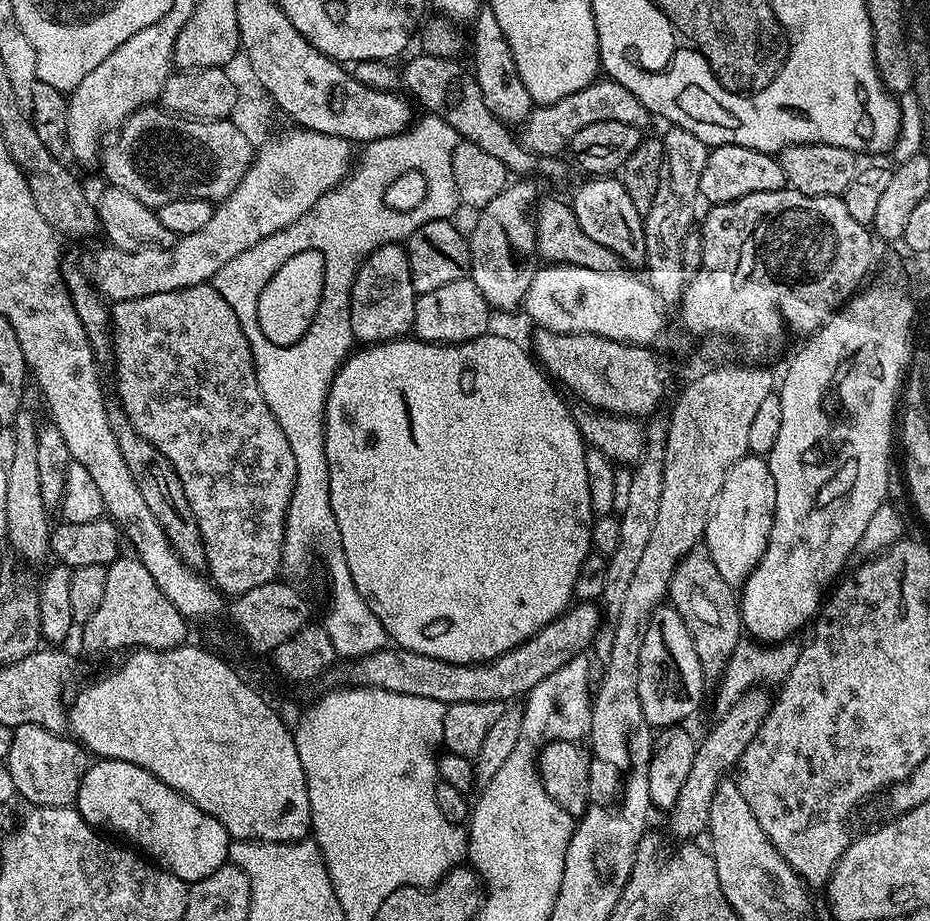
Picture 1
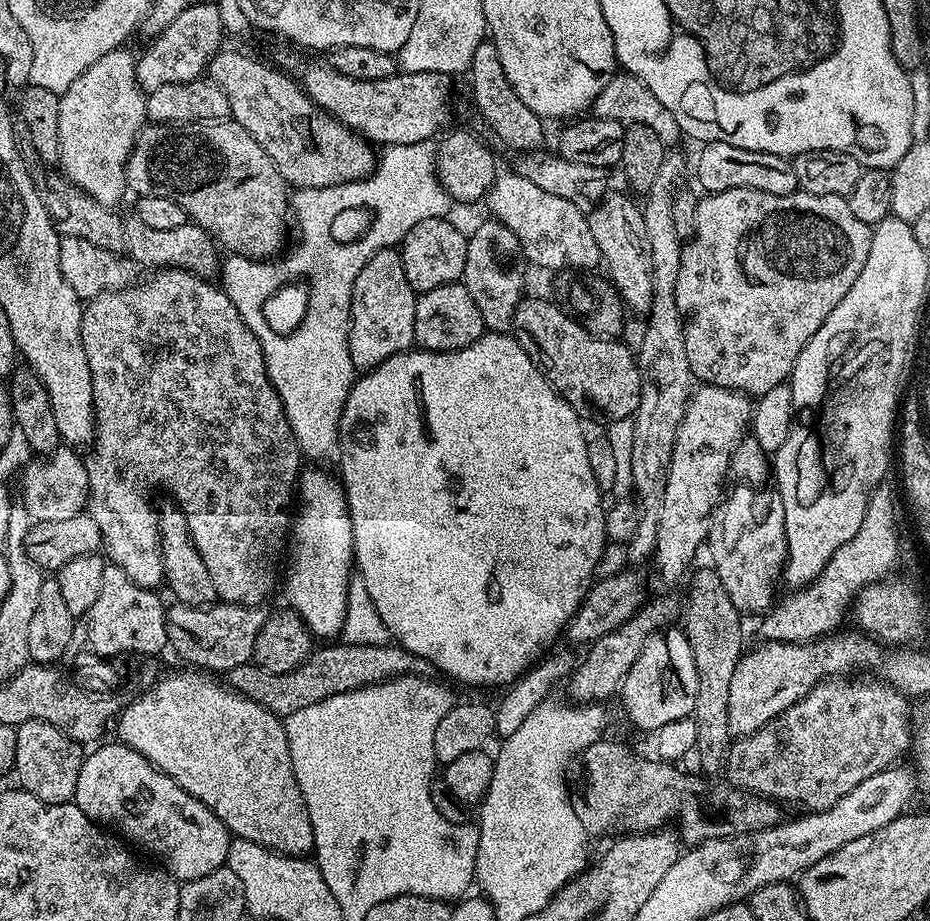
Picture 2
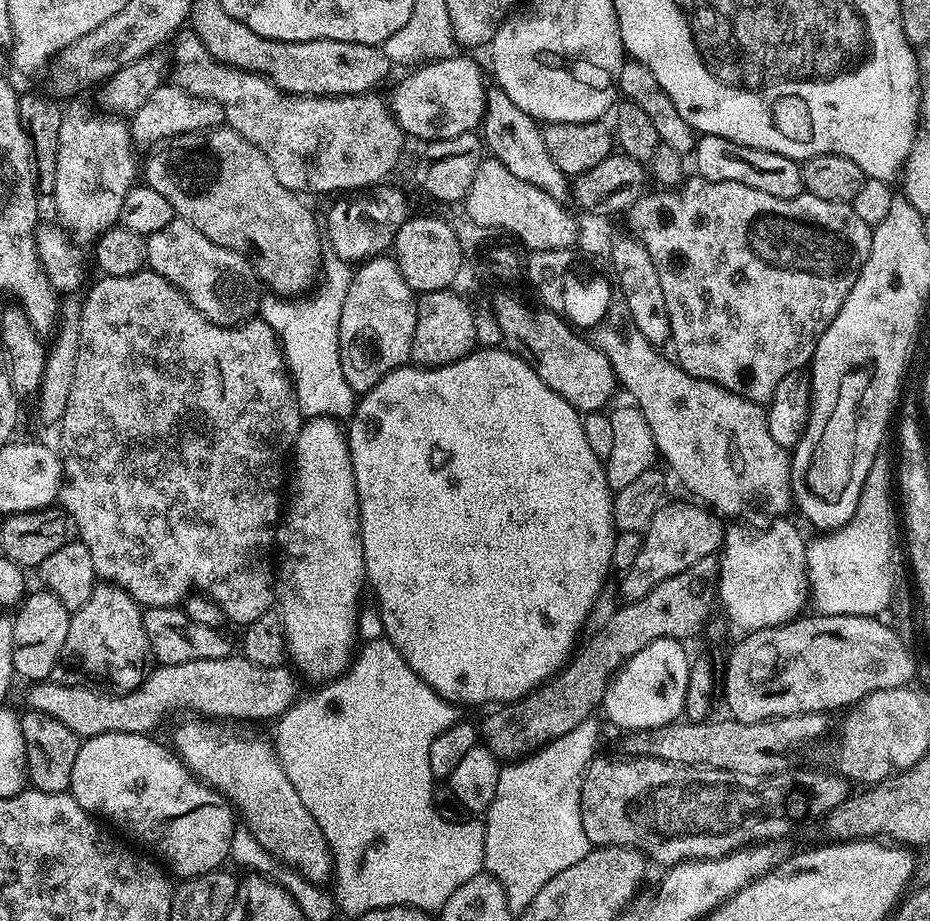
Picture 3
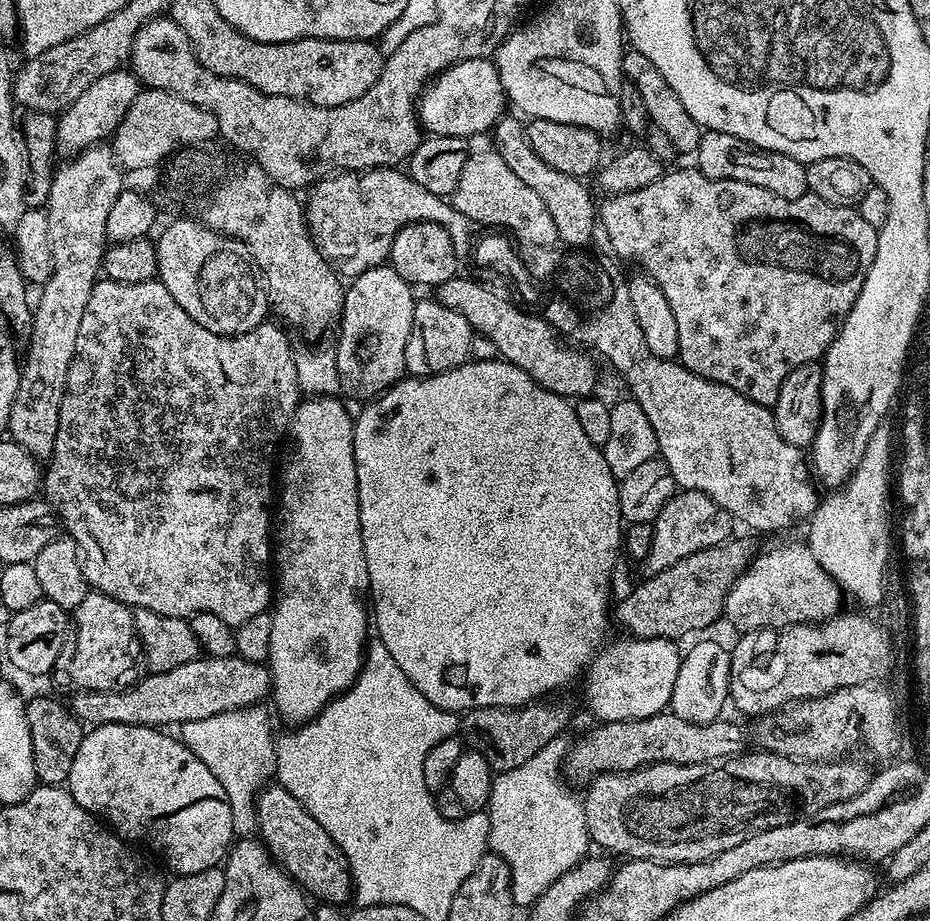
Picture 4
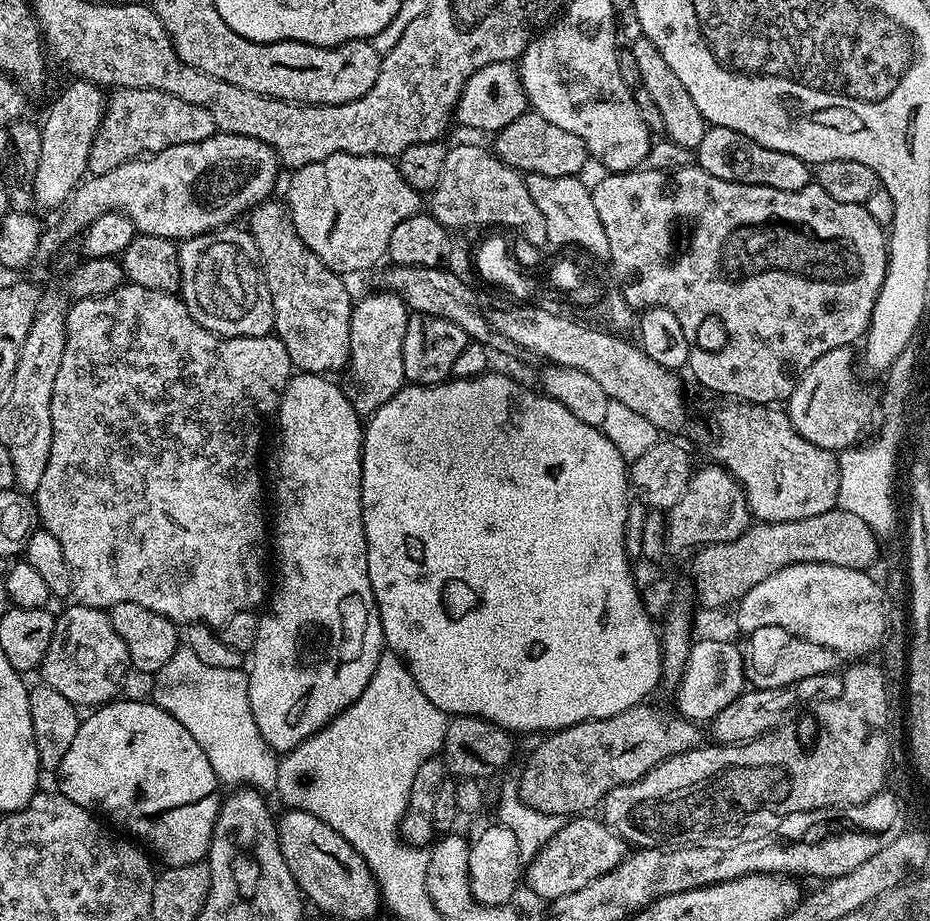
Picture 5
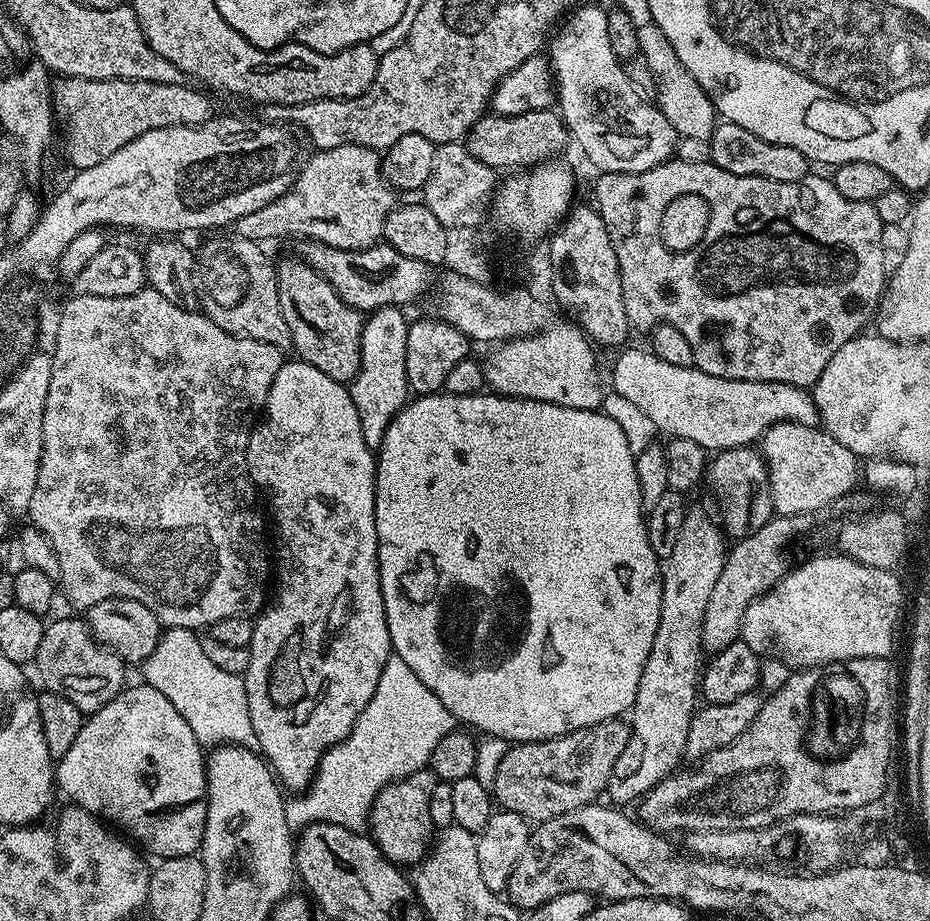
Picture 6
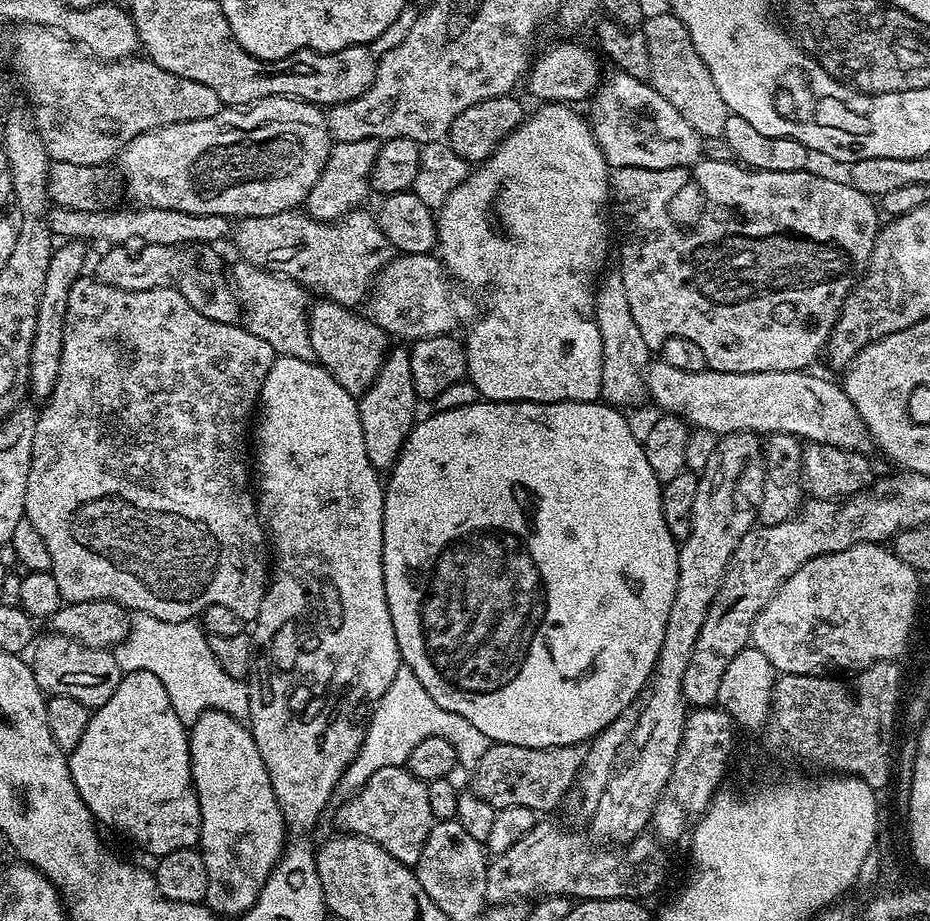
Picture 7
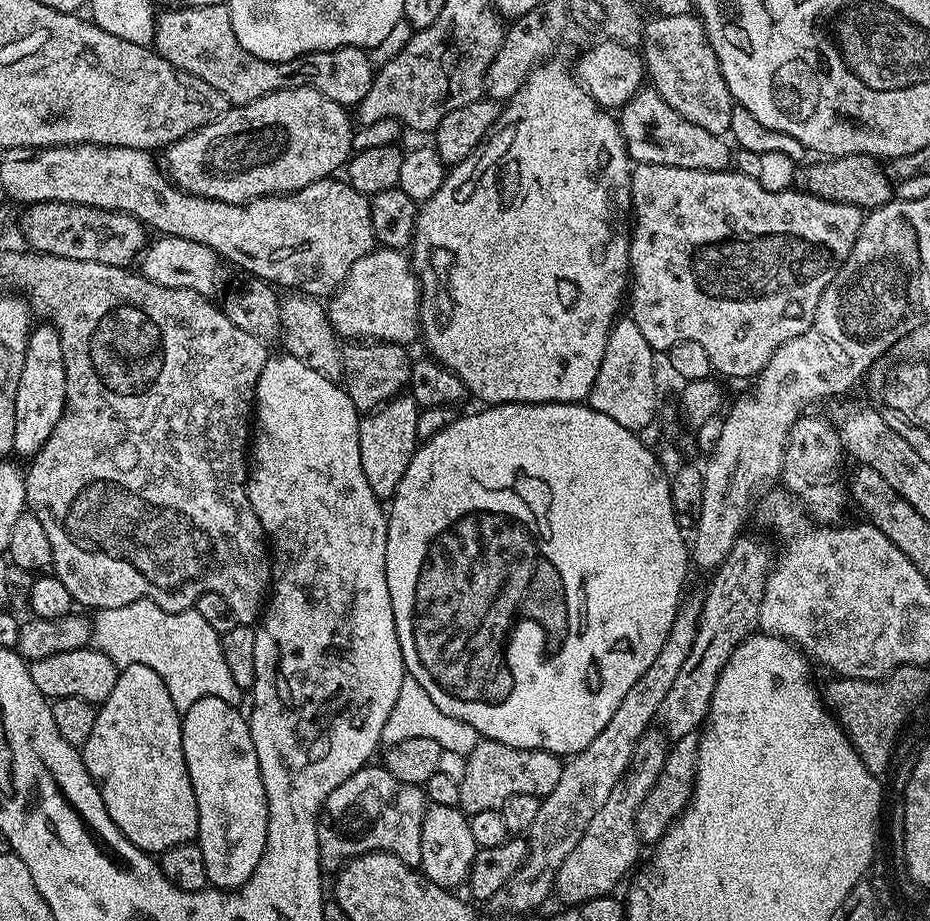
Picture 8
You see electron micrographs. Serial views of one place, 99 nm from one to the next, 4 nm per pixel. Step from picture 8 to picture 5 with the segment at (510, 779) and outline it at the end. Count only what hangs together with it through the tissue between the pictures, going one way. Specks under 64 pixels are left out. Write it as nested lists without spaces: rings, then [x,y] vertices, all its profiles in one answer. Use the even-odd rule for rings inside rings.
[[[645,702],[643,704],[636,704],[630,710],[626,710],[622,714],[614,714],[610,718],[602,718],[601,720],[587,720],[581,724],[575,724],[569,728],[562,728],[559,732],[553,732],[551,734],[545,735],[544,740],[532,753],[528,756],[528,761],[524,764],[524,773],[521,774],[520,778],[518,777],[518,785],[520,789],[520,796],[529,804],[530,807],[533,807],[534,810],[542,811],[548,815],[554,815],[561,818],[572,818],[577,814],[588,814],[593,810],[592,807],[599,805],[603,801],[604,797],[608,795],[610,790],[614,790],[618,786],[623,784],[629,784],[634,782],[638,778],[642,778],[647,772],[652,768],[658,767],[663,760],[669,760],[671,756],[677,756],[683,752],[689,752],[695,748],[701,747],[702,740],[700,740],[700,728],[696,724],[691,724],[688,720],[683,720],[680,716],[663,716],[656,708],[651,708],[651,703]]]

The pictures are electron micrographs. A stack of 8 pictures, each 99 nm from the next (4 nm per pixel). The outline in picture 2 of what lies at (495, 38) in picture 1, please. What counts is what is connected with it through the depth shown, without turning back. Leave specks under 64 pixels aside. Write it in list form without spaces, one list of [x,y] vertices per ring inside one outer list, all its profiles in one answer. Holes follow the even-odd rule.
[[[491,42],[480,44],[474,53],[473,62],[466,73],[468,84],[472,87],[472,100],[476,103],[476,108],[480,111],[480,116],[492,127],[492,132],[508,148],[513,148],[513,153],[535,152],[543,149],[544,144],[544,124],[545,121],[518,94],[514,94],[514,86],[510,86],[510,78],[506,78],[506,70],[502,70],[502,61],[498,58],[498,50]]]

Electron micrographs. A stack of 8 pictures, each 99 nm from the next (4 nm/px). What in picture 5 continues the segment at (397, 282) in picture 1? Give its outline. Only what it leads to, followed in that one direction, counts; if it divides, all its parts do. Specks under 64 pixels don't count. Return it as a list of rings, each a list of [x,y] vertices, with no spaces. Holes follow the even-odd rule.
[[[375,290],[352,305],[350,318],[350,354],[343,369],[342,387],[350,406],[354,406],[361,418],[367,418],[376,412],[394,394],[405,387],[402,370],[402,338],[406,338],[406,322],[410,310],[404,305],[404,299],[387,290]]]

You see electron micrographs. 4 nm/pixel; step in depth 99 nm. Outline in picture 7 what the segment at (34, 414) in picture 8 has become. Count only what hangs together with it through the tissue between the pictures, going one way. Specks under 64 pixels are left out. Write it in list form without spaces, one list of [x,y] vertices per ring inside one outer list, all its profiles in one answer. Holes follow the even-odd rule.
[[[64,240],[60,245],[53,247],[50,266],[46,266],[46,282],[42,285],[42,298],[38,298],[38,318],[34,318],[34,342],[30,342],[30,374],[28,386],[31,395],[37,396],[40,402],[48,399],[56,385],[58,366],[62,360],[62,338],[66,330],[66,302],[70,298],[70,290],[74,282],[85,275],[84,263],[88,260],[89,245],[83,240]]]

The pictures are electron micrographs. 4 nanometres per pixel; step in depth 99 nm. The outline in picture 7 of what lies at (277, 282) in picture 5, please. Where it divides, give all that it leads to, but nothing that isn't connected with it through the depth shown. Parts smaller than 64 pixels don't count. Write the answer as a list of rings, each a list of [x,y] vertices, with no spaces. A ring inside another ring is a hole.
[[[320,298],[317,301],[306,312],[308,337],[310,346],[314,346],[315,363],[325,368],[334,382],[338,382],[338,386],[346,390],[346,394],[359,398],[376,380],[384,357],[390,351],[390,337],[373,320],[369,320],[367,315],[360,313],[359,316],[359,311],[344,308],[333,300]]]

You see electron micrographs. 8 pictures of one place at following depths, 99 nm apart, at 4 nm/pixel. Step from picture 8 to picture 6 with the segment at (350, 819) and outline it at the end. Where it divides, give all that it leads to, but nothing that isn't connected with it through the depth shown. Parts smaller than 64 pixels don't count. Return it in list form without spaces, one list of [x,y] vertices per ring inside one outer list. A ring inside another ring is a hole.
[[[421,770],[401,780],[392,781],[372,799],[367,827],[372,839],[380,847],[380,853],[393,864],[416,866],[428,855],[434,840],[434,829],[430,822],[430,793],[436,783],[435,772]]]

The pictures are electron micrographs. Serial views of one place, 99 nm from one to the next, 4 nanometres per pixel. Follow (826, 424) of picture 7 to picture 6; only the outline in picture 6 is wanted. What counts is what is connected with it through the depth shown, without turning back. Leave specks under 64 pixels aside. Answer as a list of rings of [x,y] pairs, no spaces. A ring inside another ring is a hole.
[[[625,347],[612,364],[611,391],[634,402],[651,419],[656,432],[665,432],[665,437],[698,442],[698,446],[715,454],[723,452],[725,448],[755,445],[765,430],[775,424],[817,423],[816,403],[809,389],[778,382],[718,378],[695,366],[687,368],[662,362],[662,358],[658,358],[651,350],[644,349],[643,352],[640,348],[632,347]]]

